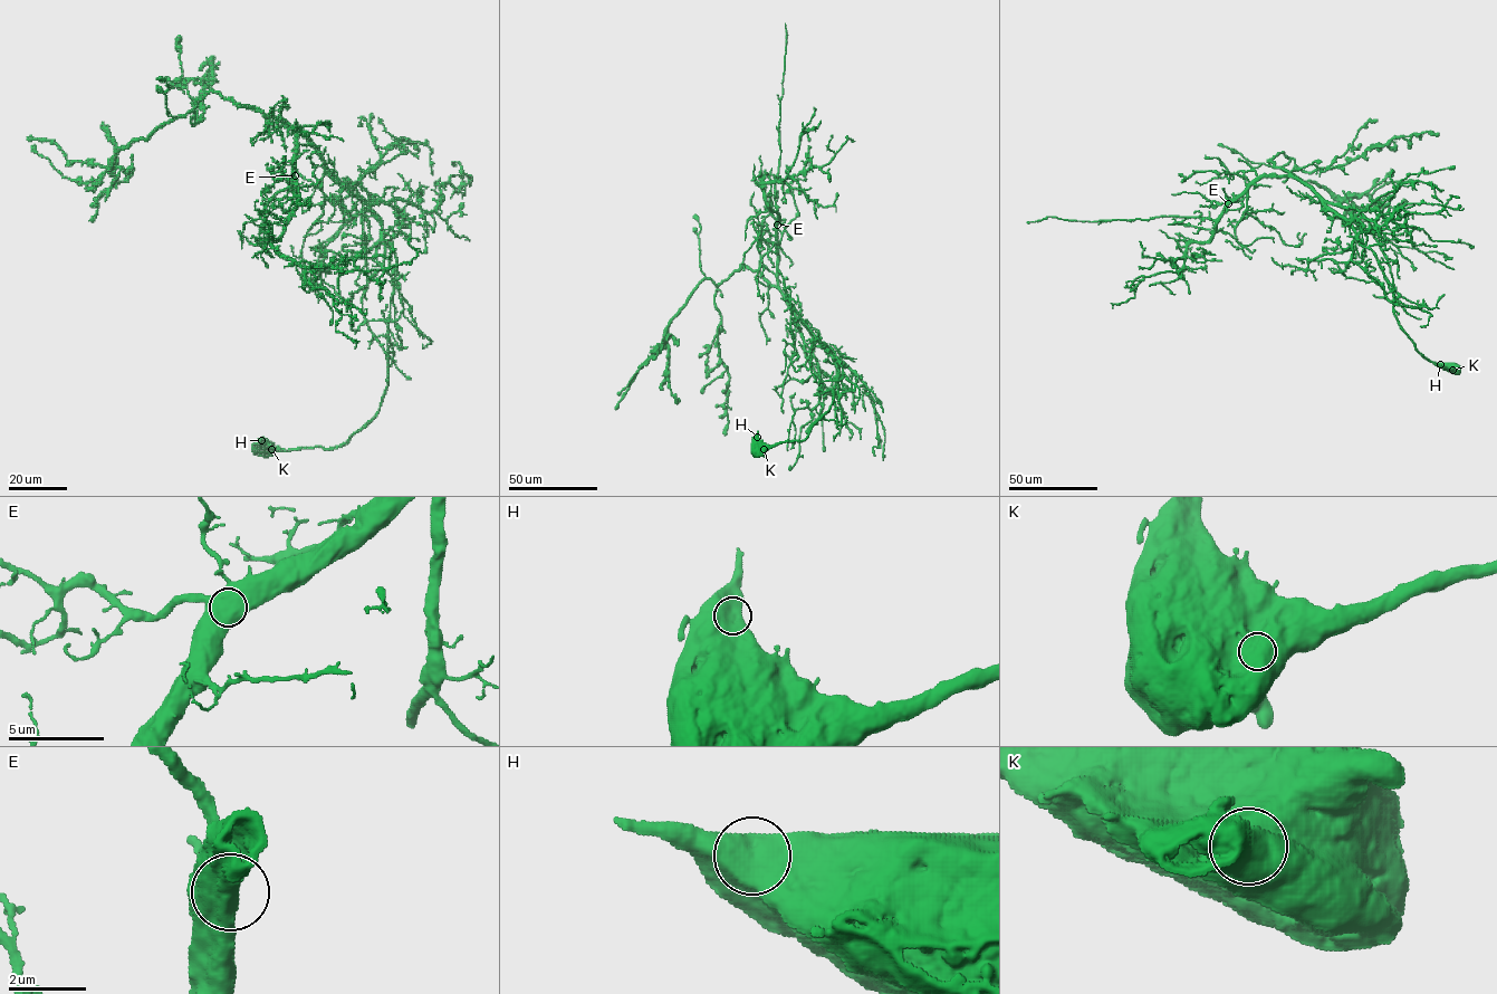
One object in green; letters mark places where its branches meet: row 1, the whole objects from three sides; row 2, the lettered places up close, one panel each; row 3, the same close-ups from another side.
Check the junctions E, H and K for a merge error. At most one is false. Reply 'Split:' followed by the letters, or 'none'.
Split: none

